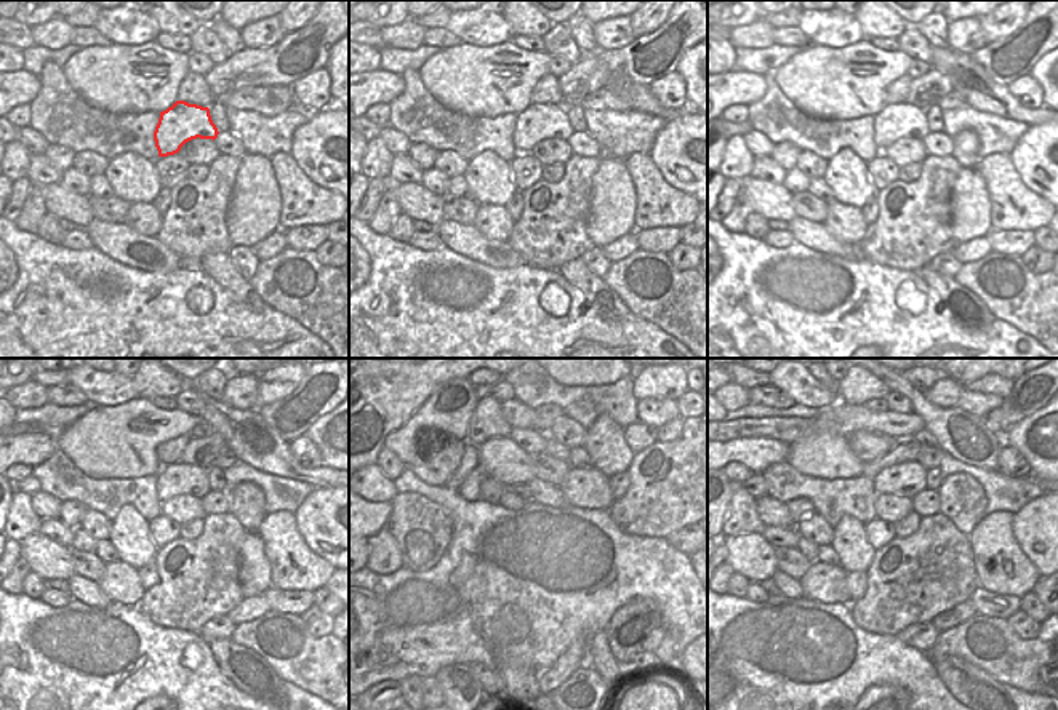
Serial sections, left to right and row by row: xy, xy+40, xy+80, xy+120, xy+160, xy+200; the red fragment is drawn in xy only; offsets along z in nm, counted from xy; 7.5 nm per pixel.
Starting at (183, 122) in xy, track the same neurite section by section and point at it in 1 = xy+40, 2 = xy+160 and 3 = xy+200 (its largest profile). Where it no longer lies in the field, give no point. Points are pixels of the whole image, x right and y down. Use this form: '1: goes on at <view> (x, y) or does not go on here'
1: goes on at xy+40 (538, 122)
2: goes on at xy+160 (549, 478)
3: goes on at xy+200 (908, 478)

